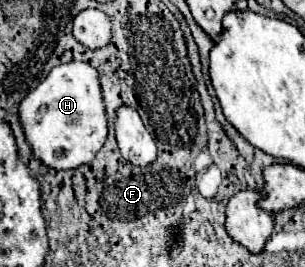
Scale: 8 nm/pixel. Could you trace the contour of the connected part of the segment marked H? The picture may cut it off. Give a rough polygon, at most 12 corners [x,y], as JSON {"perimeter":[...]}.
{"perimeter":[[65,63],[19,103],[33,159],[63,171],[107,137],[89,63]]}

